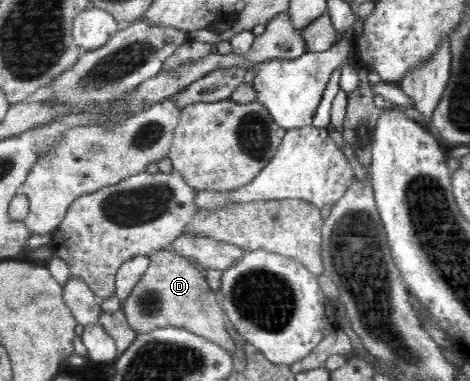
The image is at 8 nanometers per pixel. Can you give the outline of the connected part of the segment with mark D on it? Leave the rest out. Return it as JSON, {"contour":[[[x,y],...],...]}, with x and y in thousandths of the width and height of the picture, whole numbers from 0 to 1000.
{"contour":[[[340,654],[321,664],[319,698],[296,730],[270,782],[257,790],[255,814],[266,824],[274,853],[291,874],[319,871],[340,858],[394,858],[404,871],[432,882],[447,898],[472,911],[479,921],[485,921],[489,934],[498,932],[498,900],[477,853],[483,840],[464,769],[443,751],[430,714],[421,711],[406,685],[398,685],[366,659]]]}

